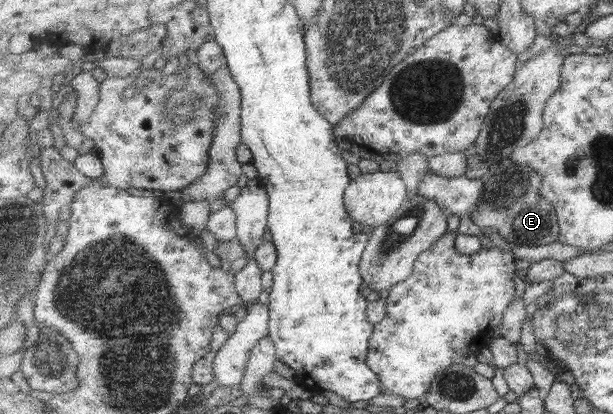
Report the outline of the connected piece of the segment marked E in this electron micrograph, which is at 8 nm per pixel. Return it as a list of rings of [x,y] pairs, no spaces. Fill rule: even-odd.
[[[512,165],[515,168],[506,169],[502,176],[493,171],[485,178],[483,203],[478,203],[478,207],[470,211],[469,218],[480,228],[485,224],[500,229],[500,234],[514,244],[536,246],[556,242],[561,228],[552,203],[540,193],[542,175],[528,166]]]

